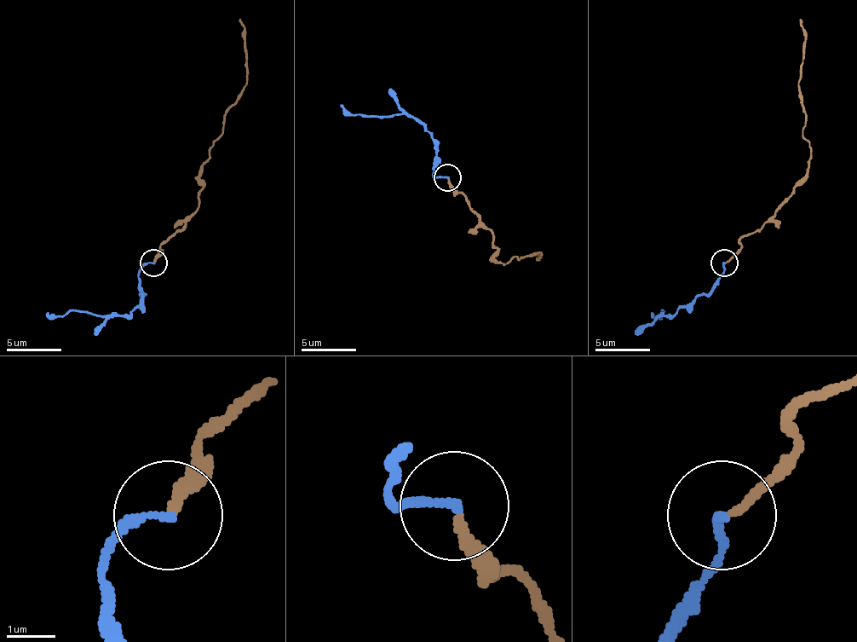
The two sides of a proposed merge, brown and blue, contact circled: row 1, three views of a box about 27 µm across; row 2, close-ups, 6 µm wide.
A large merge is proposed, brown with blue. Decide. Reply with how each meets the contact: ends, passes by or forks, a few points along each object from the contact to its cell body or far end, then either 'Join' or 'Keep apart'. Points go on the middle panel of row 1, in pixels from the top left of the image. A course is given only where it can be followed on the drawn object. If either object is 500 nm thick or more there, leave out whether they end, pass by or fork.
At the ring brown ends. At the ring blue ends. Course of brown: (448, 178), (490, 228), (497, 261), (503, 263), (517, 256), (542, 256), (539, 258), (533, 252). Course of blue: (448, 178), (434, 178), (434, 140), (423, 126), (407, 115), (352, 115), (341, 104). Join

